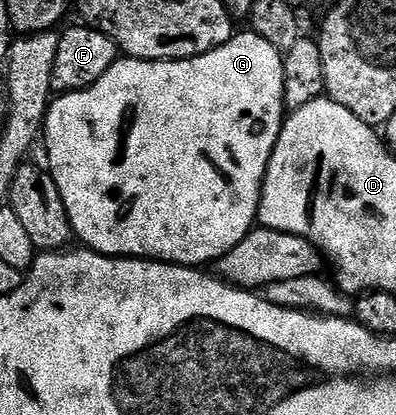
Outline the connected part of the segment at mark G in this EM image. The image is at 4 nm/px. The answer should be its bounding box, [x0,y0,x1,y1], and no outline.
[42,32,285,267]

